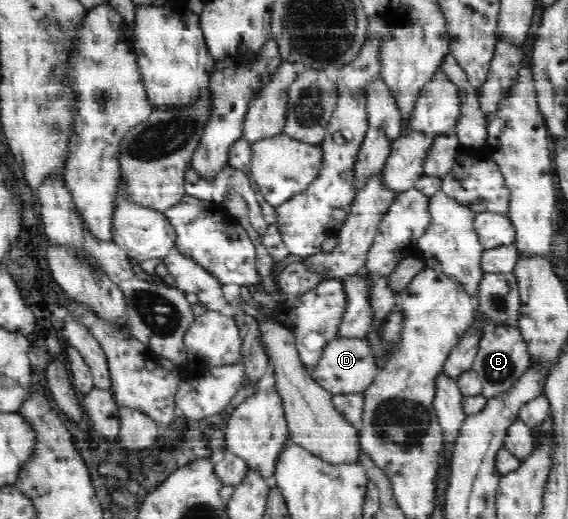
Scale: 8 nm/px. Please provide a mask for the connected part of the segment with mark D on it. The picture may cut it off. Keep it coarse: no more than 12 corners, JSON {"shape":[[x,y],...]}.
{"shape":[[364,339],[330,340],[309,370],[331,395],[364,393],[381,368]]}

